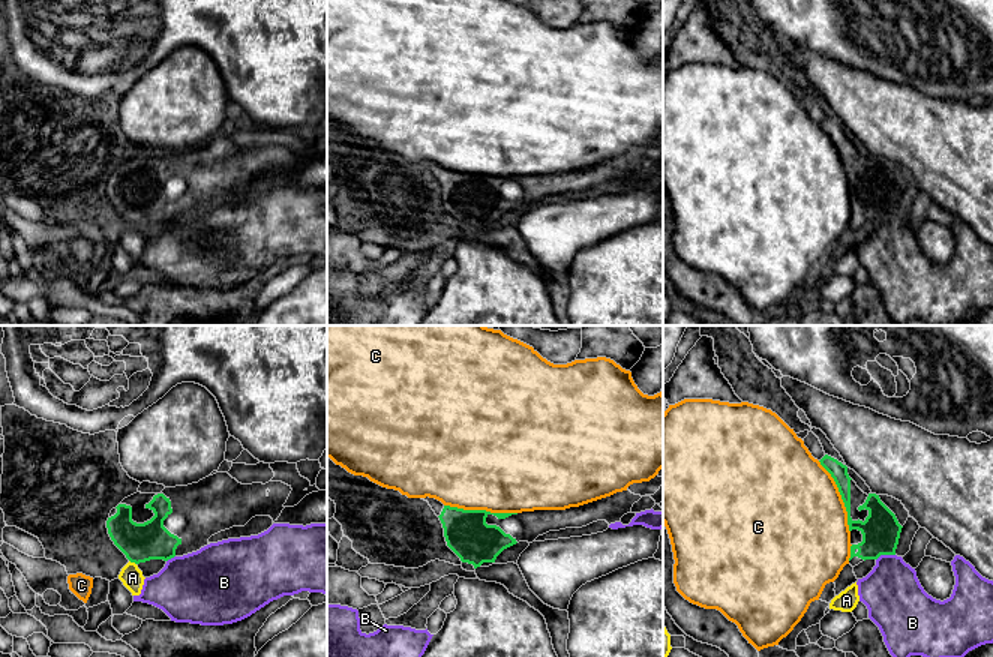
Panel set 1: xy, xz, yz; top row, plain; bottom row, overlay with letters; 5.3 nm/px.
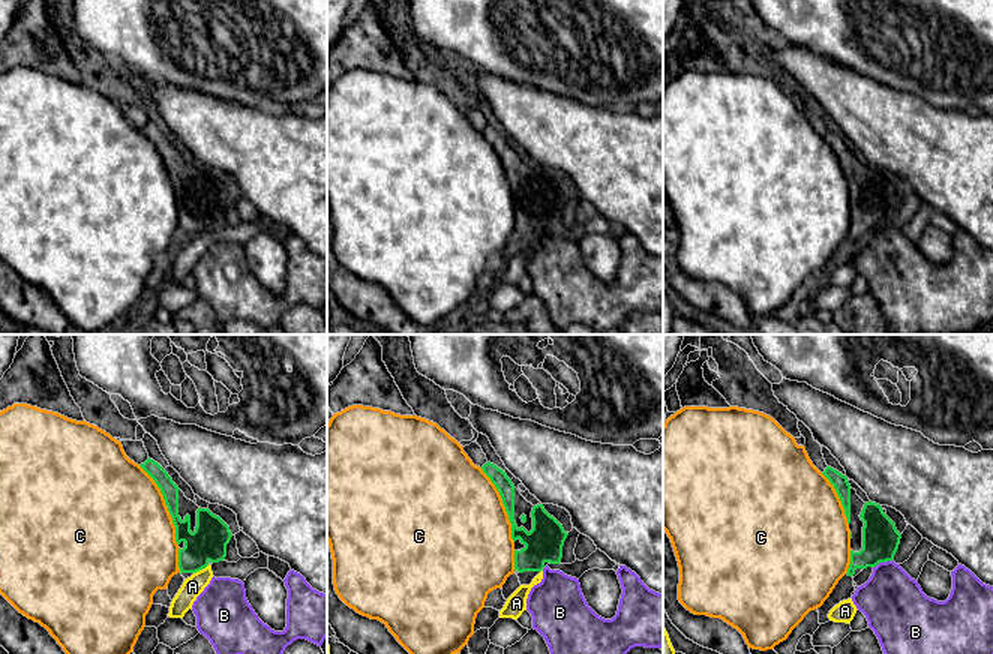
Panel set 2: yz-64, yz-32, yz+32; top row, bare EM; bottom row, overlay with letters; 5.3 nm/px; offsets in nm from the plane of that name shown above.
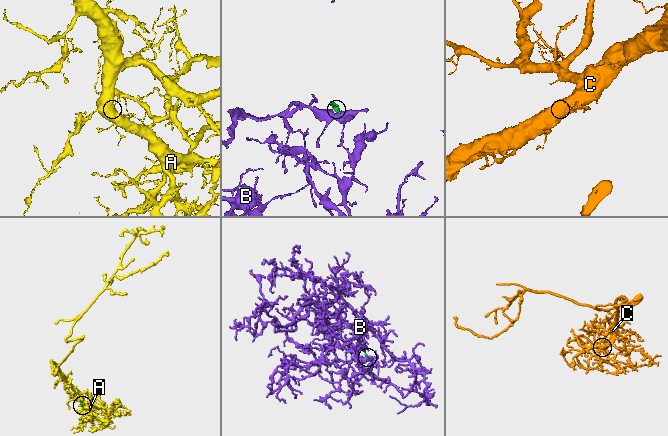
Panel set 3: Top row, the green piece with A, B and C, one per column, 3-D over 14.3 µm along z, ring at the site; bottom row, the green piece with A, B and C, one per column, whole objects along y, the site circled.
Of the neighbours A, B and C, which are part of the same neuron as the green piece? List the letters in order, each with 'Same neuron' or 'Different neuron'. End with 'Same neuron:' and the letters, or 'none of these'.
A: Different neuron
B: Different neuron
C: Different neuron
Same neuron: none of these

